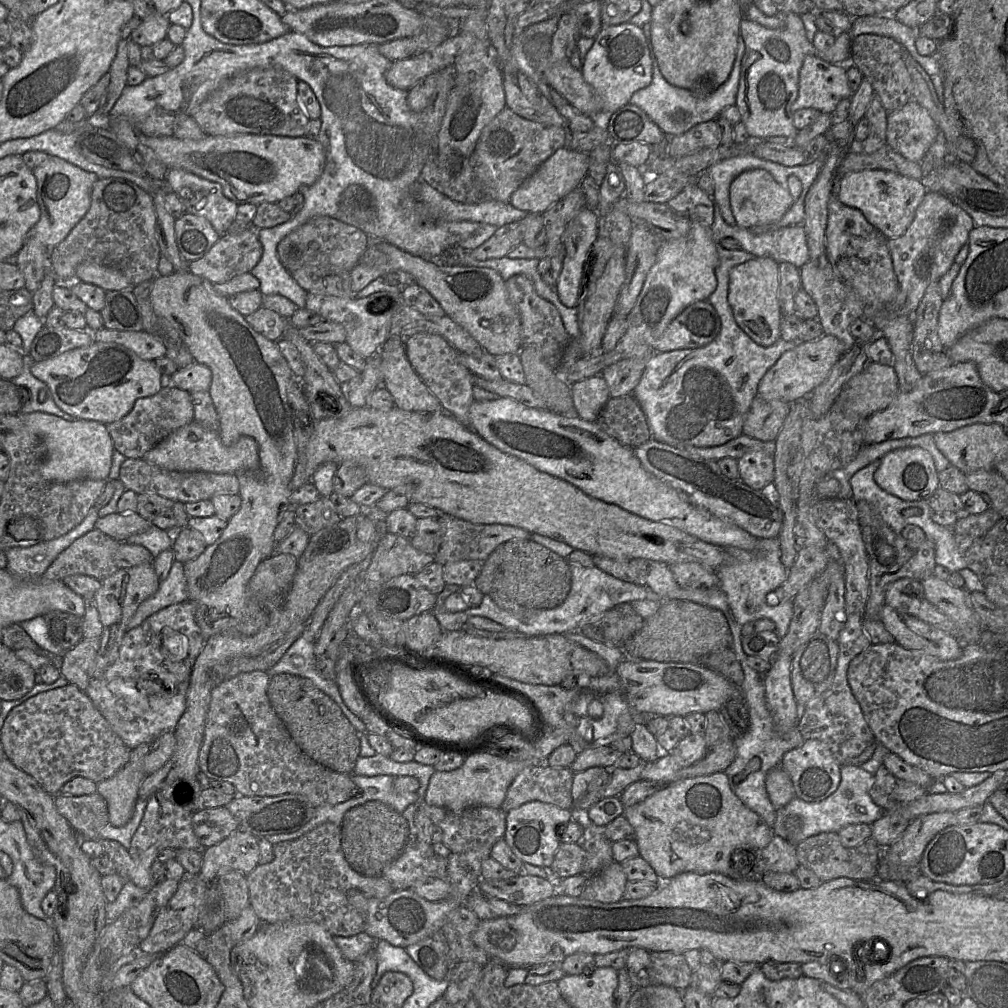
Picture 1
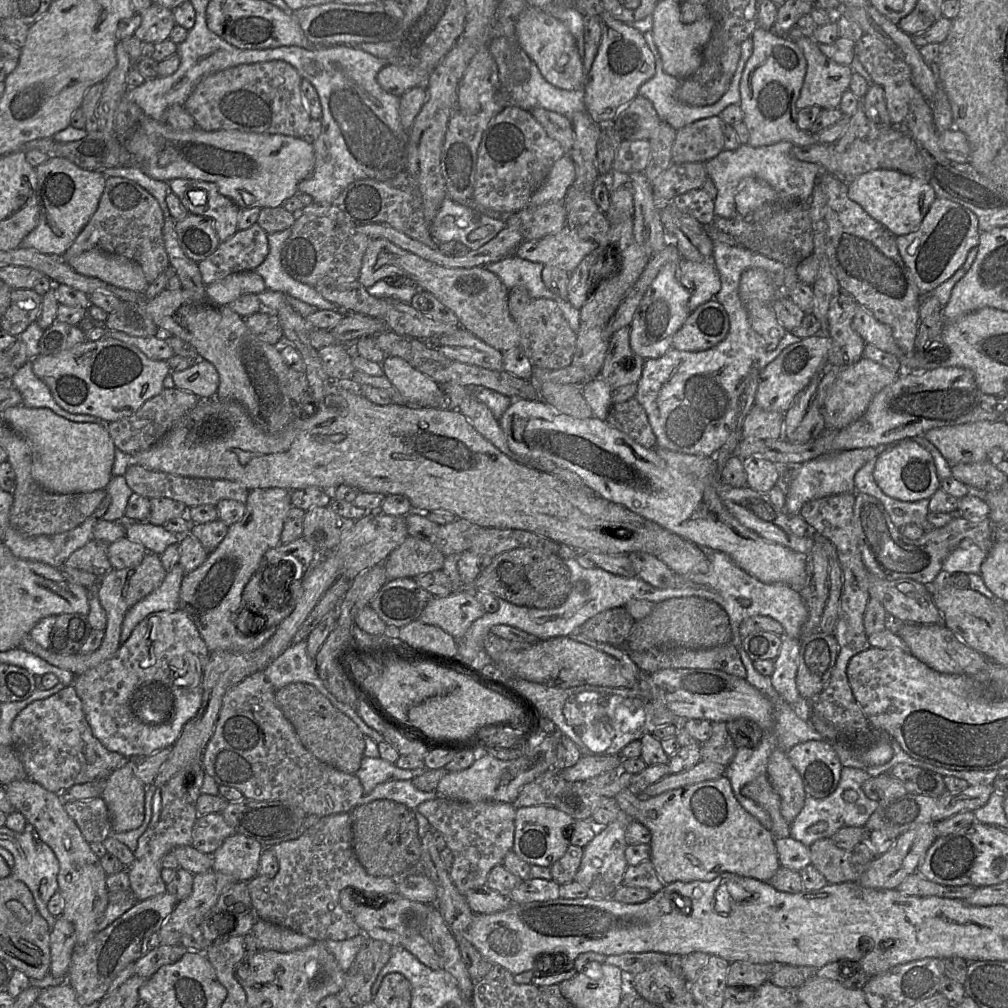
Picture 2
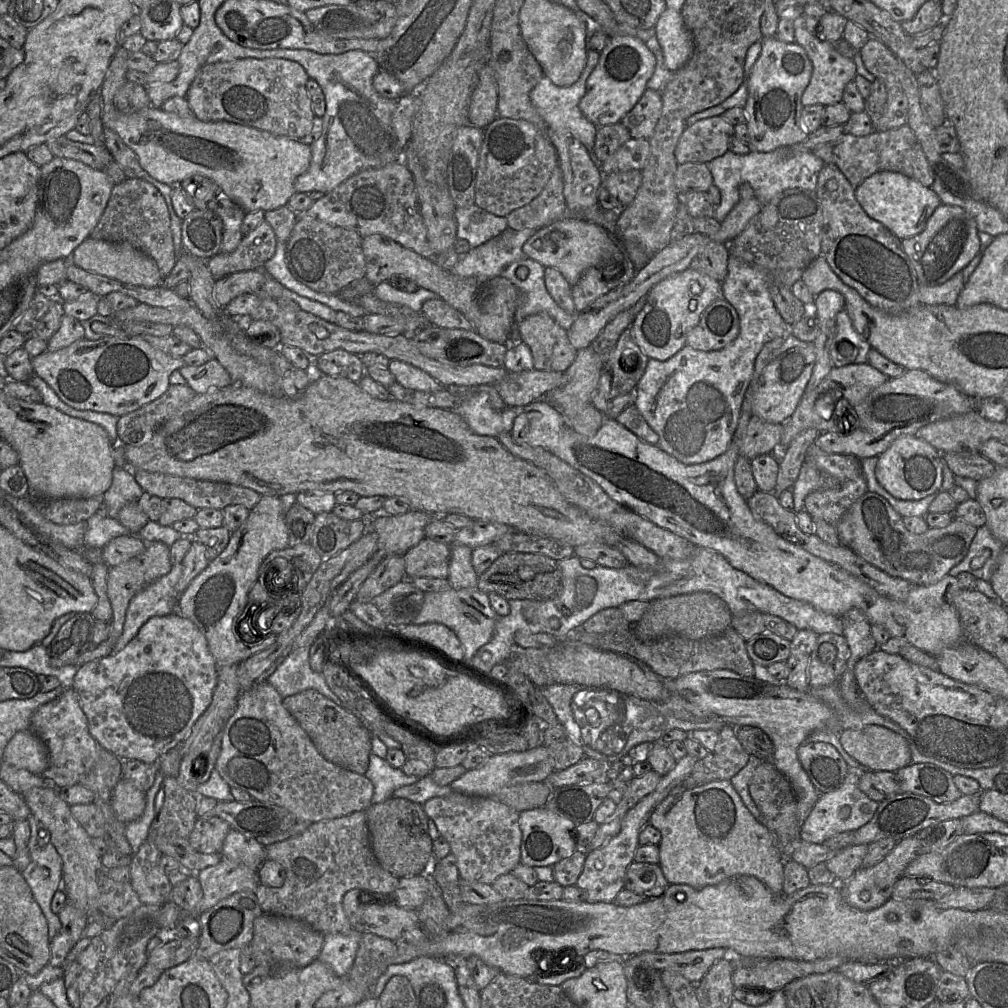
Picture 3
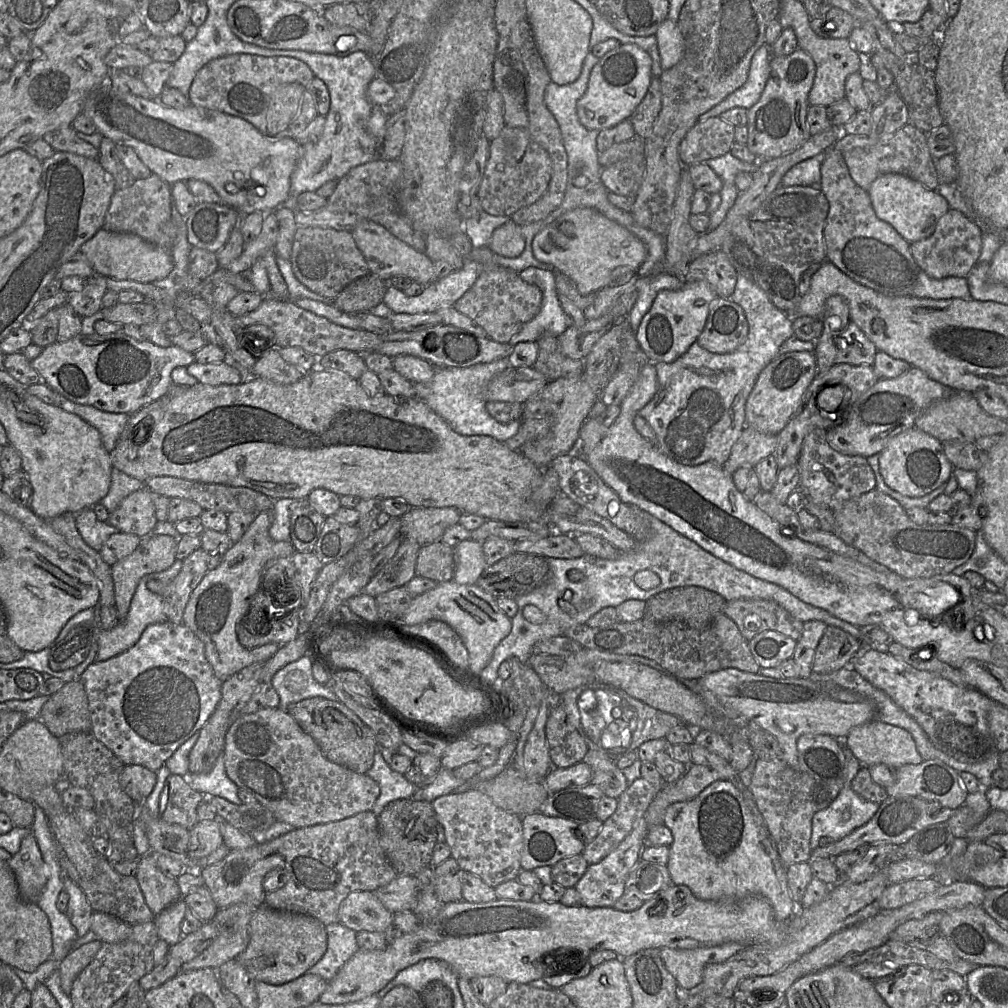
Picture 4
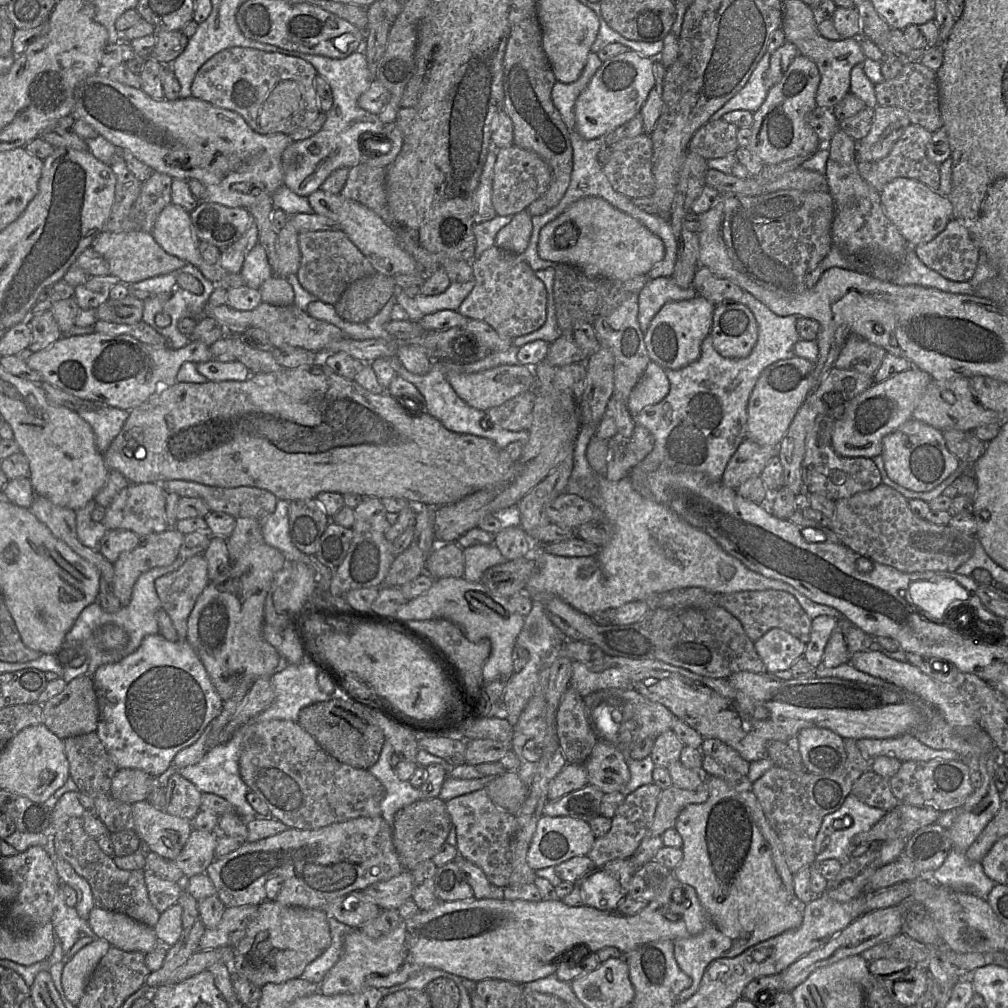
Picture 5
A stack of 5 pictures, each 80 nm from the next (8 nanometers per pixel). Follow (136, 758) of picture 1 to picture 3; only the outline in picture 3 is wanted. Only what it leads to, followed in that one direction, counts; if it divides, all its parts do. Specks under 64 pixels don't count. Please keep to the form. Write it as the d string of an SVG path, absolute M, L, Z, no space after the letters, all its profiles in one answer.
M125 778L113 790L112 807L118 820L129 824L139 819L146 806L146 793Z

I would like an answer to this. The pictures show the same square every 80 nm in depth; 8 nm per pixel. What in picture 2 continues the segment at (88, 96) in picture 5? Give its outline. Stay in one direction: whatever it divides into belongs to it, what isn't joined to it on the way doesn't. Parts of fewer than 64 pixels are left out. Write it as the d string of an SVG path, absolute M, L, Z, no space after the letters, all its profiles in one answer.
M146 117L134 133L124 142L124 147L131 154L133 164L136 164L145 174L155 180L169 182L176 178L192 178L202 181L212 182L218 186L219 192L234 201L241 209L246 208L274 208L281 206L283 202L298 192L298 184L308 178L314 169L314 148L313 144L305 141L303 138L297 138L284 134L267 134L244 132L239 130L217 130L205 131L199 127L188 131L178 131L173 129L165 121L154 120Z

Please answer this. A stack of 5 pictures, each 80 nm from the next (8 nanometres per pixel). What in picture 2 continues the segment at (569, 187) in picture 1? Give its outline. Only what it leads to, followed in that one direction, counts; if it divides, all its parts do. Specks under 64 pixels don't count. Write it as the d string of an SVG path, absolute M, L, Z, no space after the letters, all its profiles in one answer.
M568 154L557 160L542 186L532 195L529 205L541 206L563 201L576 178L575 164Z

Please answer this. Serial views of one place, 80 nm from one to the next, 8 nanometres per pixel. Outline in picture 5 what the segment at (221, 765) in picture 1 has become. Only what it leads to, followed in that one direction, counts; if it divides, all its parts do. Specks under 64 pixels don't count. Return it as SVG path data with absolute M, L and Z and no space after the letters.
M251 721L241 726L241 730L243 730L243 749L239 759L240 775L243 781L248 786L249 790L257 794L267 804L270 811L270 816L286 824L288 828L318 829L336 822L343 822L358 817L381 816L381 801L385 795L385 789L381 782L376 777L374 777L367 769L354 768L350 765L341 763L340 761L332 757L319 745L319 743L306 730L304 730L300 726L300 724L297 721Z

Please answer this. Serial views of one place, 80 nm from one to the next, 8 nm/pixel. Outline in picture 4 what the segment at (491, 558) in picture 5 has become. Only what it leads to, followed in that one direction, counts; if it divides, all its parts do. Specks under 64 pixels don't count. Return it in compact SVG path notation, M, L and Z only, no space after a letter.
M464 540L453 547L455 571L453 581L461 585L476 585L483 571L488 567L482 549L482 542Z

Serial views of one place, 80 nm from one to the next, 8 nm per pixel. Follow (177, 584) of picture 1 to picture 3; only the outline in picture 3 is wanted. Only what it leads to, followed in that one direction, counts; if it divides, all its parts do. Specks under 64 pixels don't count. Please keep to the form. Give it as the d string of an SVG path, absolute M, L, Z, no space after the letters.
M173 565L170 572L137 593L126 611L122 634L114 645L113 653L123 648L137 635L139 629L152 617L177 612L177 583L182 565Z

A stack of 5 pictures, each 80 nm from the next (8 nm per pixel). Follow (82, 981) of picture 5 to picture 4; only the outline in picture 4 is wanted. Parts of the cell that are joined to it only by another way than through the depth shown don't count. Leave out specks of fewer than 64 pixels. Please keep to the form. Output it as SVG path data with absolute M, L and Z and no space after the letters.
M96 940L72 949L59 963L61 987L69 996L72 985L80 972L93 960L103 941Z

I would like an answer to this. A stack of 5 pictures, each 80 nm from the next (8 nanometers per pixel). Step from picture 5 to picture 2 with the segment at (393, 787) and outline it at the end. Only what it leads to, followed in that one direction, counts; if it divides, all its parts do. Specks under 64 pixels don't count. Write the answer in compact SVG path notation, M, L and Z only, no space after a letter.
M366 757L361 761L361 766L355 775L360 779L365 794L381 783L390 780L412 780L428 770L425 767L416 769L402 769L395 763L390 763L381 757Z

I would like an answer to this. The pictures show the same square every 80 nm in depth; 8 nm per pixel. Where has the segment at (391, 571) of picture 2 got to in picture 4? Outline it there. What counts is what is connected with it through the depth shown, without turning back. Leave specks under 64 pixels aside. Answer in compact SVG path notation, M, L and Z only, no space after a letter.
M442 541L421 546L415 570L416 575L438 583L452 580L455 571L453 548Z

